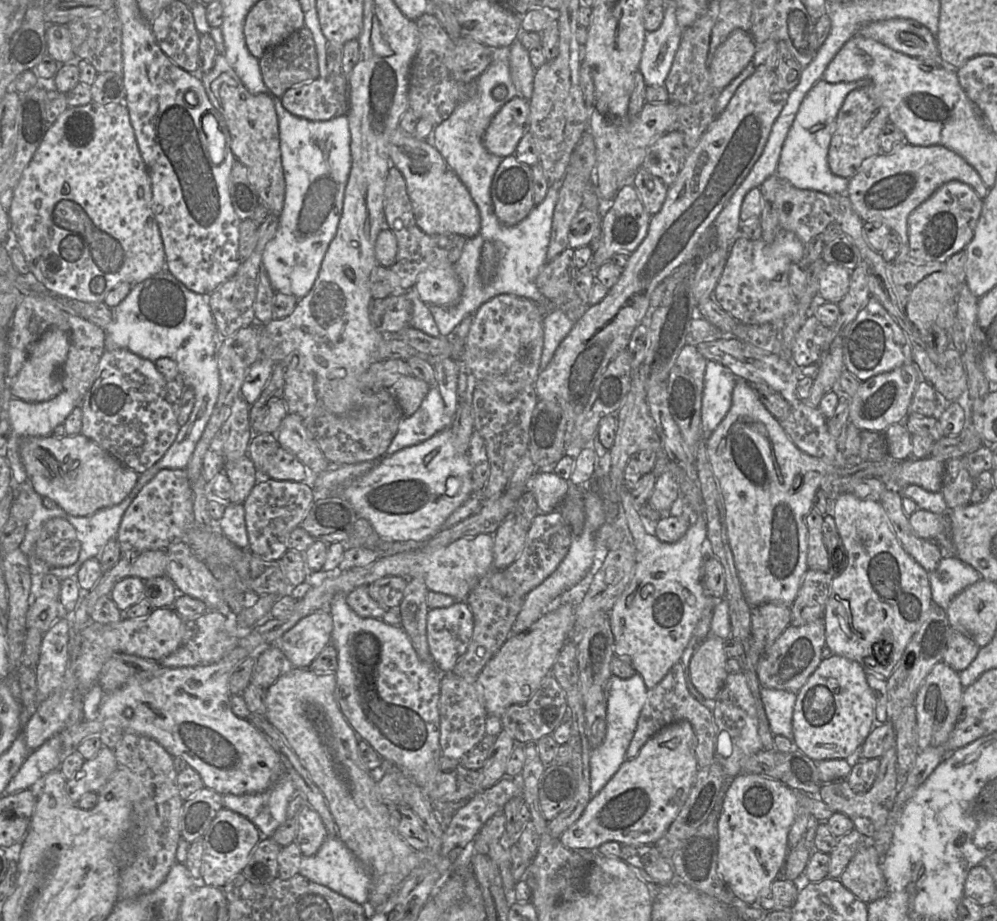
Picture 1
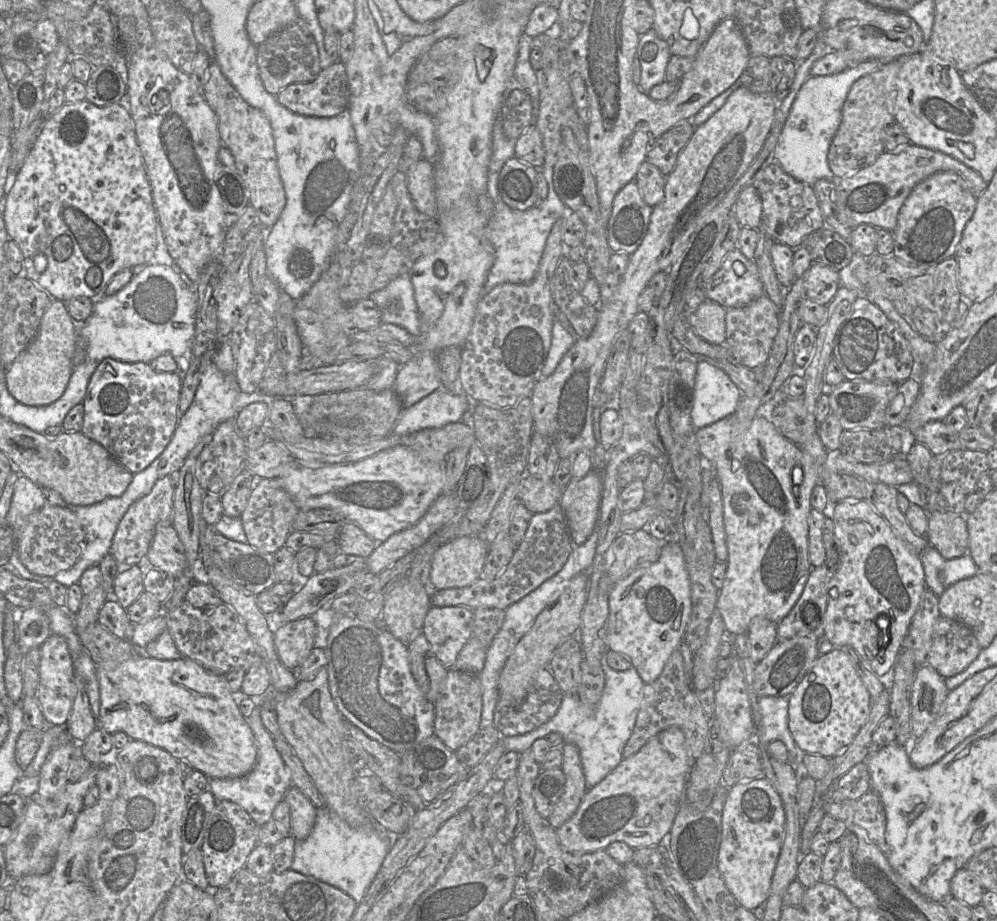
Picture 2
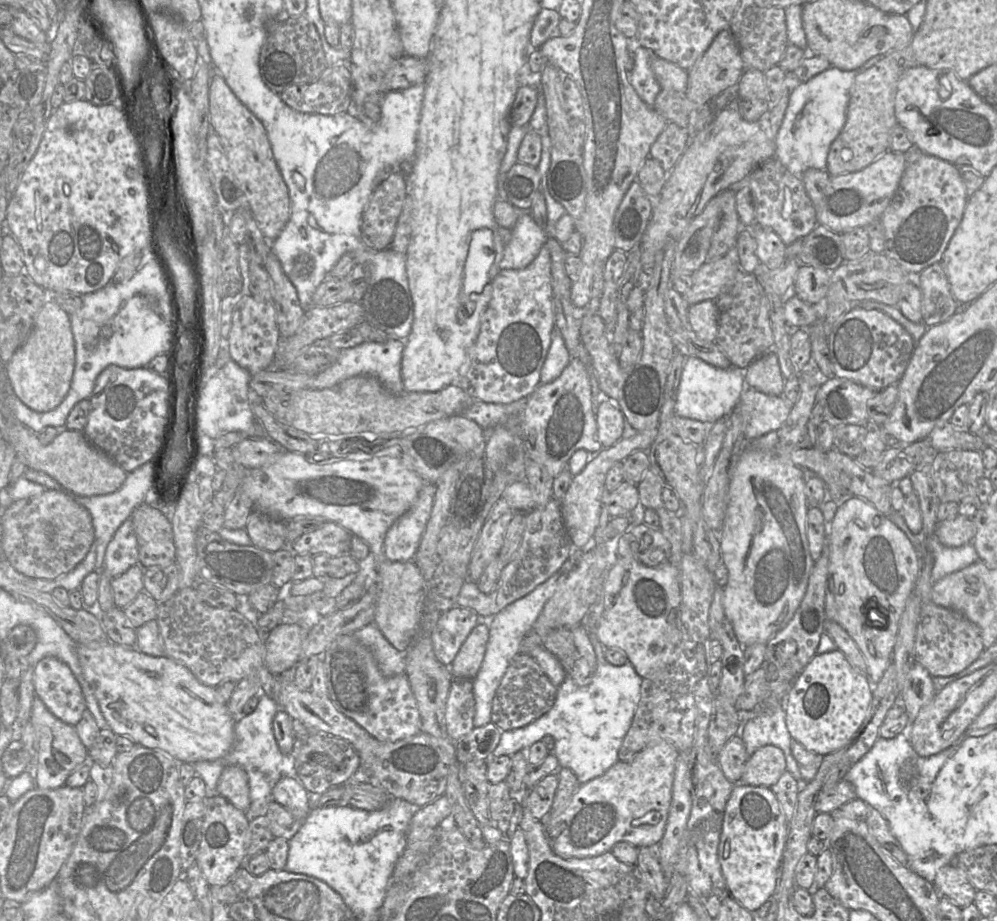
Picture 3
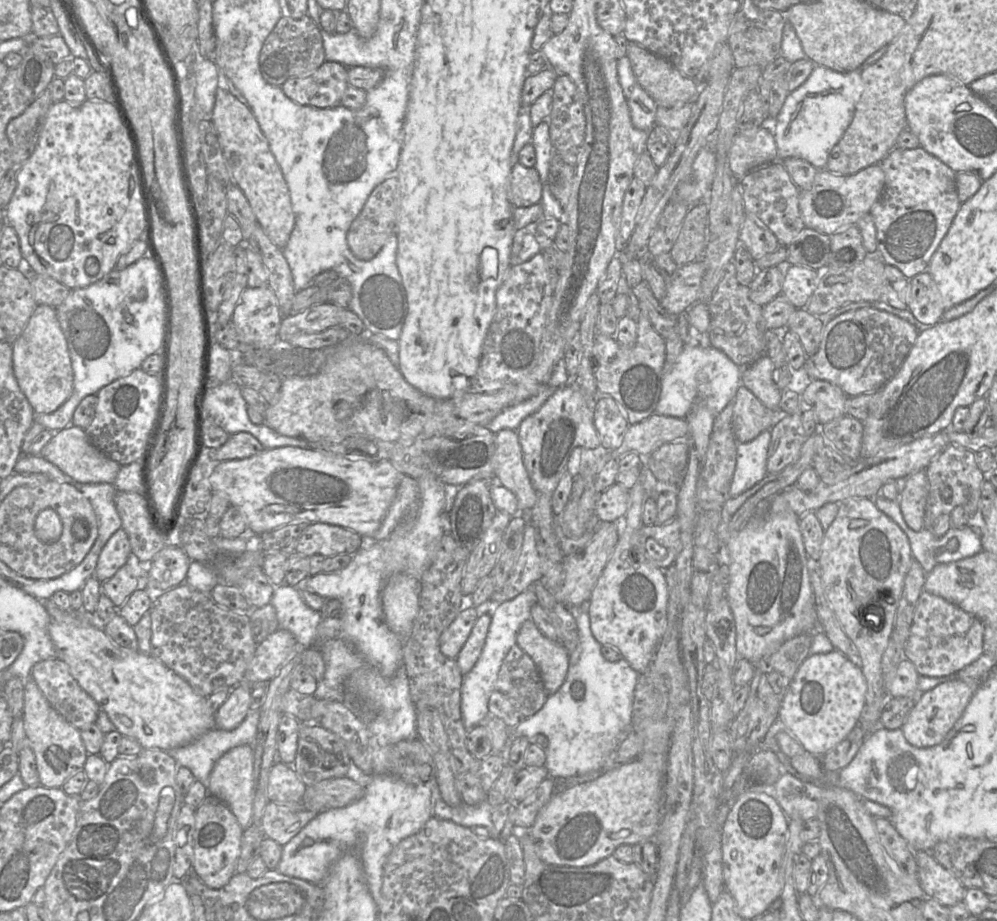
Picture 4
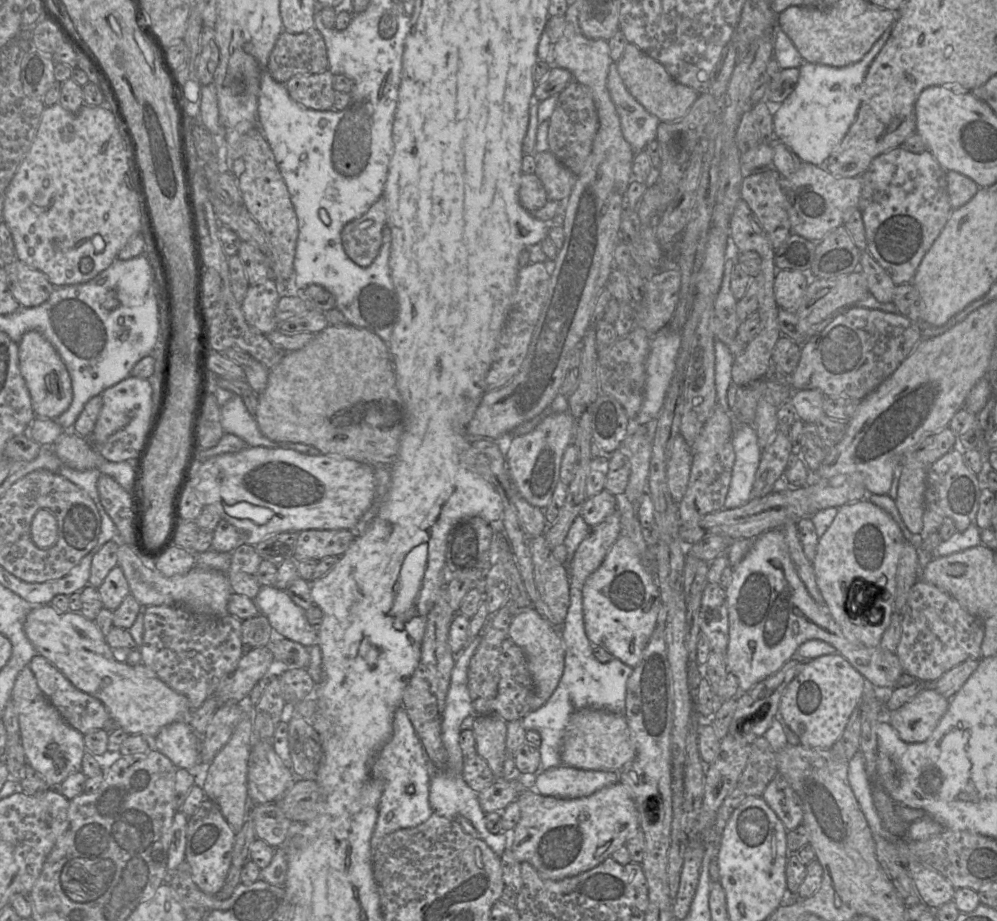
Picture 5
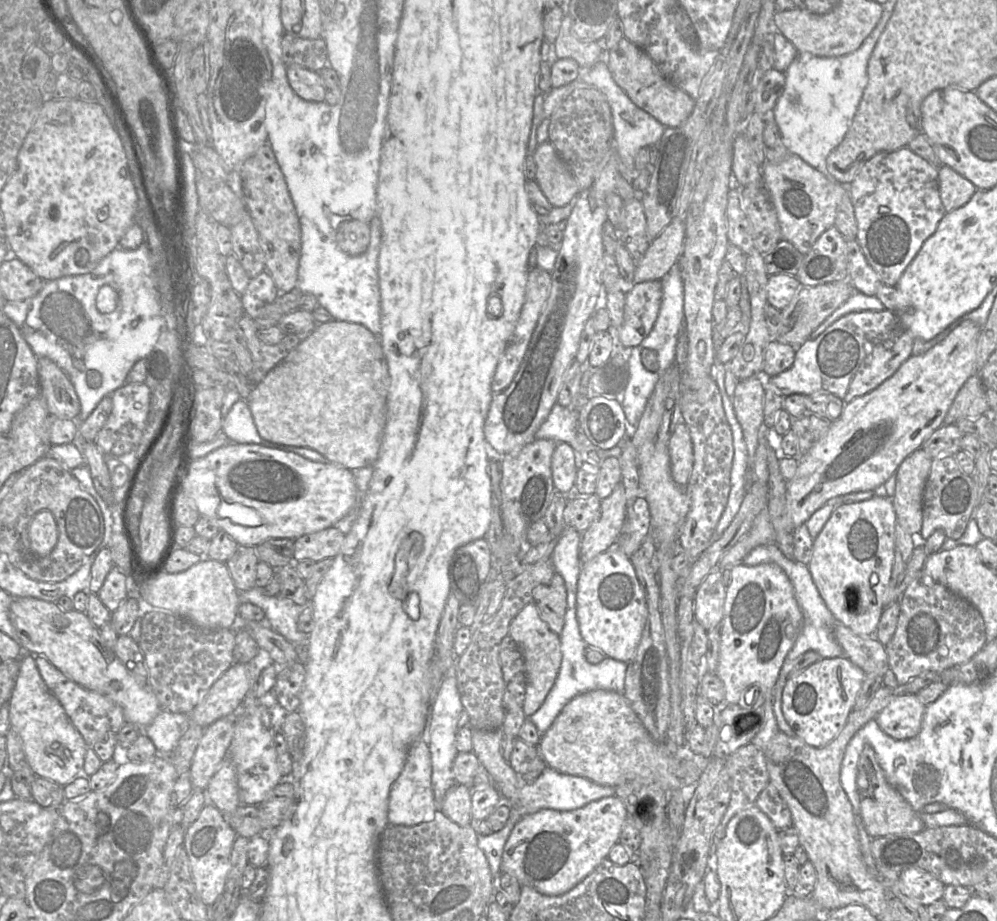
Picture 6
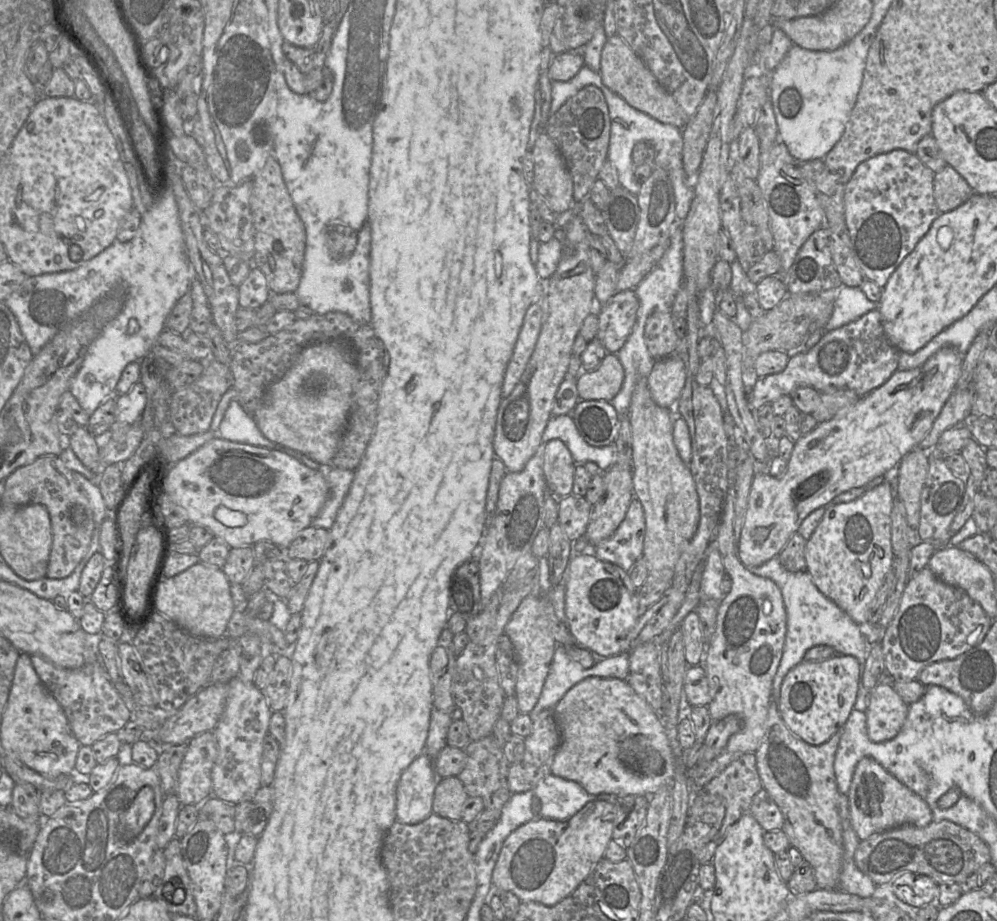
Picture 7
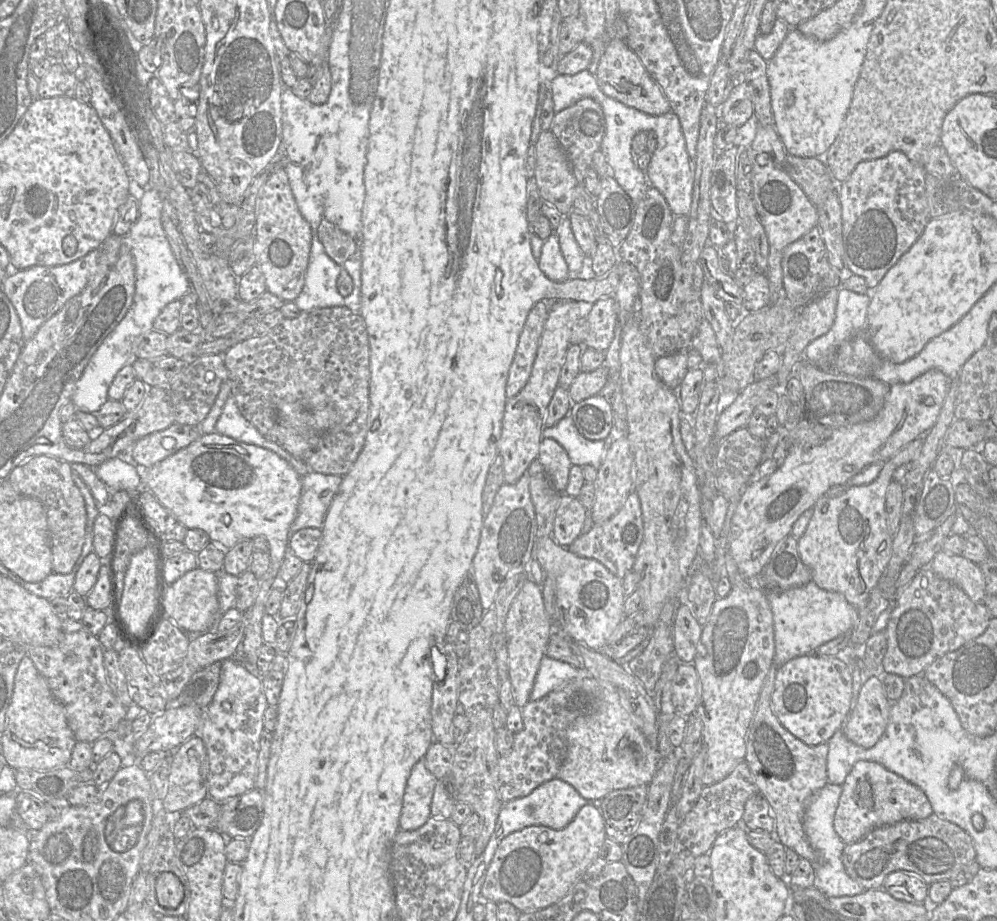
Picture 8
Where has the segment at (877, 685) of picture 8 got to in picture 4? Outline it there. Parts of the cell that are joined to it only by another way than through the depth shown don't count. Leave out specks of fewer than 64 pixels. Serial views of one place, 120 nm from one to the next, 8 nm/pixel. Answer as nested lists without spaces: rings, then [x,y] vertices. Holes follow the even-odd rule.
[[[952,678],[929,691],[919,693],[914,707],[901,727],[907,742],[917,748],[928,748],[940,744],[962,716],[981,682],[965,682]]]

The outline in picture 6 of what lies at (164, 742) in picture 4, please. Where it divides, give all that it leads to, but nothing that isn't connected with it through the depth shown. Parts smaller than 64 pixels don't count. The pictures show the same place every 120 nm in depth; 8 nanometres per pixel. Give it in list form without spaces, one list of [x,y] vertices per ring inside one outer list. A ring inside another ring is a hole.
[[[15,597],[10,605],[9,616],[10,616],[10,621],[19,636],[21,648],[23,648],[27,653],[38,654],[39,656],[46,658],[52,665],[54,665],[57,669],[59,669],[65,676],[67,676],[70,680],[76,682],[77,684],[81,685],[82,687],[88,690],[92,690],[97,693],[100,693],[110,698],[111,700],[113,700],[123,709],[126,723],[132,723],[136,725],[139,729],[144,729],[153,722],[154,718],[162,710],[154,692],[147,684],[147,677],[146,677],[146,682],[137,681],[130,673],[127,672],[122,662],[115,655],[114,651],[109,650],[103,646],[100,633],[99,633],[99,628],[95,627],[92,624],[92,622],[89,620],[89,618],[84,612],[78,612],[75,610],[63,611],[55,602],[46,602],[32,597]]]

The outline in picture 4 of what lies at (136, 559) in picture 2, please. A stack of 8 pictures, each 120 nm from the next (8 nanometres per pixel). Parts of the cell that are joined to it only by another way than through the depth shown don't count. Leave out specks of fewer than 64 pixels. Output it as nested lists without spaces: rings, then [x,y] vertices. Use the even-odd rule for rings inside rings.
[[[120,528],[103,547],[95,569],[94,576],[99,582],[109,580],[125,565],[132,556],[131,546],[126,532]]]

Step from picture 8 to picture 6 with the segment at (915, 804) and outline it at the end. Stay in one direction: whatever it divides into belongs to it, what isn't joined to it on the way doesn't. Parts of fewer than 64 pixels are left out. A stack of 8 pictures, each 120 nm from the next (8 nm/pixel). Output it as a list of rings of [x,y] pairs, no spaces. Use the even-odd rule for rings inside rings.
[[[870,745],[864,746],[859,758],[857,791],[864,828],[872,839],[895,834],[916,834],[925,829],[925,824],[919,814],[887,781]]]

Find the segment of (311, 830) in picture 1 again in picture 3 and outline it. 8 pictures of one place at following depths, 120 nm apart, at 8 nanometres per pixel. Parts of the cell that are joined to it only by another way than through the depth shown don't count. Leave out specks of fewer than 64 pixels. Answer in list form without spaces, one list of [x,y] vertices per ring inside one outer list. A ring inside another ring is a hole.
[[[282,776],[273,787],[272,797],[296,818],[306,819],[311,811],[306,790],[294,778]]]

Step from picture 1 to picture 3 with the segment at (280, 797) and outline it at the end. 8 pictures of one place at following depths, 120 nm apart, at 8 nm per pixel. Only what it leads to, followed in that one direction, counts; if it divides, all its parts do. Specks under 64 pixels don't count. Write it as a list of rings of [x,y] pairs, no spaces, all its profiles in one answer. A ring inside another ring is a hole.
[[[263,693],[256,709],[251,714],[236,718],[235,740],[229,752],[215,761],[199,761],[193,764],[196,775],[203,779],[208,792],[216,792],[218,780],[225,767],[236,765],[241,766],[246,771],[250,790],[250,807],[246,812],[249,821],[258,816],[266,816],[268,806],[273,800],[273,787],[282,777],[279,764],[285,754],[279,749],[272,728],[273,718],[278,710],[278,704]]]

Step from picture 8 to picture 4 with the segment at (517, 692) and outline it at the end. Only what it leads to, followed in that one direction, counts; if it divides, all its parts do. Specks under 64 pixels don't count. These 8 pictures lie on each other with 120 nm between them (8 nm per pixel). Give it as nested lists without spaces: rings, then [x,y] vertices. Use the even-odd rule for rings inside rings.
[[[531,618],[520,626],[516,645],[537,665],[548,694],[556,693],[564,683],[569,668],[569,655],[564,646],[558,640],[545,637]]]

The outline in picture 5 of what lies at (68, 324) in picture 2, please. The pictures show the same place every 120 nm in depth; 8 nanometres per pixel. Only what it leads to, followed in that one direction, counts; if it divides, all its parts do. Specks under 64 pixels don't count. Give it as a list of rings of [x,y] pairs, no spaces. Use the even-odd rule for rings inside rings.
[[[38,331],[26,332],[18,343],[19,368],[29,391],[35,416],[56,419],[70,406],[73,389],[65,364],[53,345]]]

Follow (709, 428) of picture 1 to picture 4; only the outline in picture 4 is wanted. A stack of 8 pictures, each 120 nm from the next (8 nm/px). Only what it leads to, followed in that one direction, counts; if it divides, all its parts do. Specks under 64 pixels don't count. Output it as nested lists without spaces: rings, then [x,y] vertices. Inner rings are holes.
[[[685,343],[681,354],[673,364],[667,365],[666,361],[655,414],[686,419],[696,405],[702,404],[716,417],[735,399],[741,384],[742,368],[725,353],[713,346]]]

